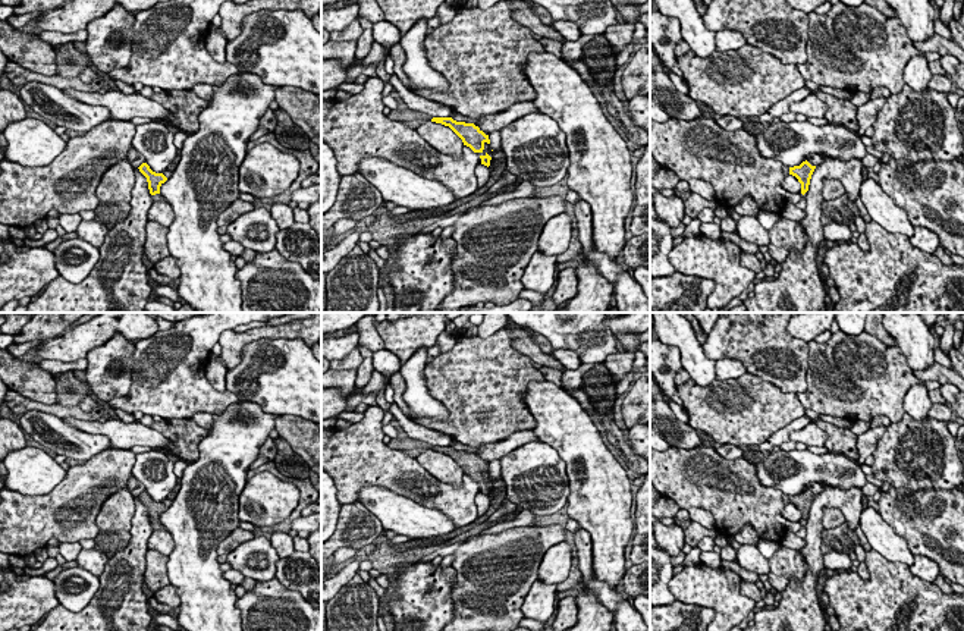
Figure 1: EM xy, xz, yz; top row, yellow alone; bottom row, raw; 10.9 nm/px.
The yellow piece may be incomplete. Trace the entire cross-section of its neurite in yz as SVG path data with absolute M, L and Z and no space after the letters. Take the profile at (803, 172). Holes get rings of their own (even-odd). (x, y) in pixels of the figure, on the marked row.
M807 160L800 166L789 167L789 175L795 176L801 183L801 194L804 195L808 191L810 179L816 166L811 166Z

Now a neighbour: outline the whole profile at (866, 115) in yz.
M874 98L869 100L867 103L861 104L857 110L857 120L858 120L858 136L863 136L869 126L873 126L877 113L883 107L886 98Z

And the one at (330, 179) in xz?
M321 141L321 216L333 207L340 179L342 176L336 167L335 153Z

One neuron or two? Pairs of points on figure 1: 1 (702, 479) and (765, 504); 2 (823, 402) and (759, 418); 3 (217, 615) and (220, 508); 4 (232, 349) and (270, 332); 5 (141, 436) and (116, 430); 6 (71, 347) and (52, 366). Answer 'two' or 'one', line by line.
1: one
2: two
3: one
4: one
5: one
6: two

